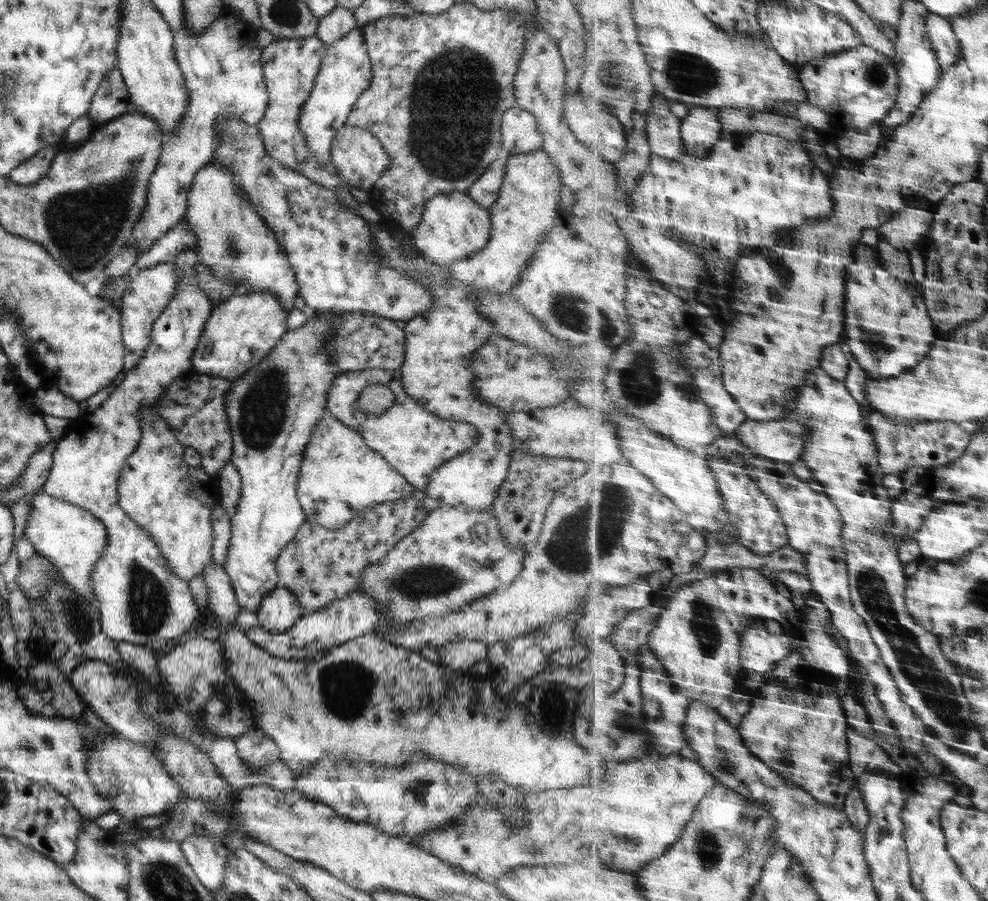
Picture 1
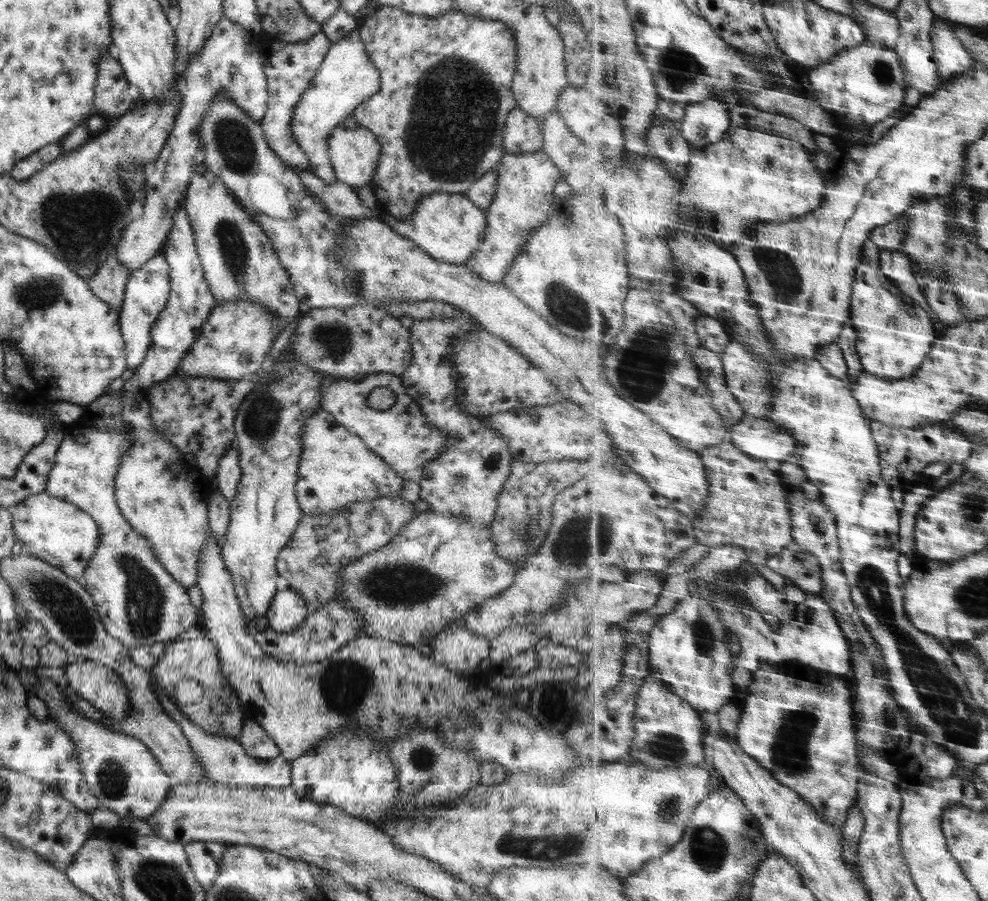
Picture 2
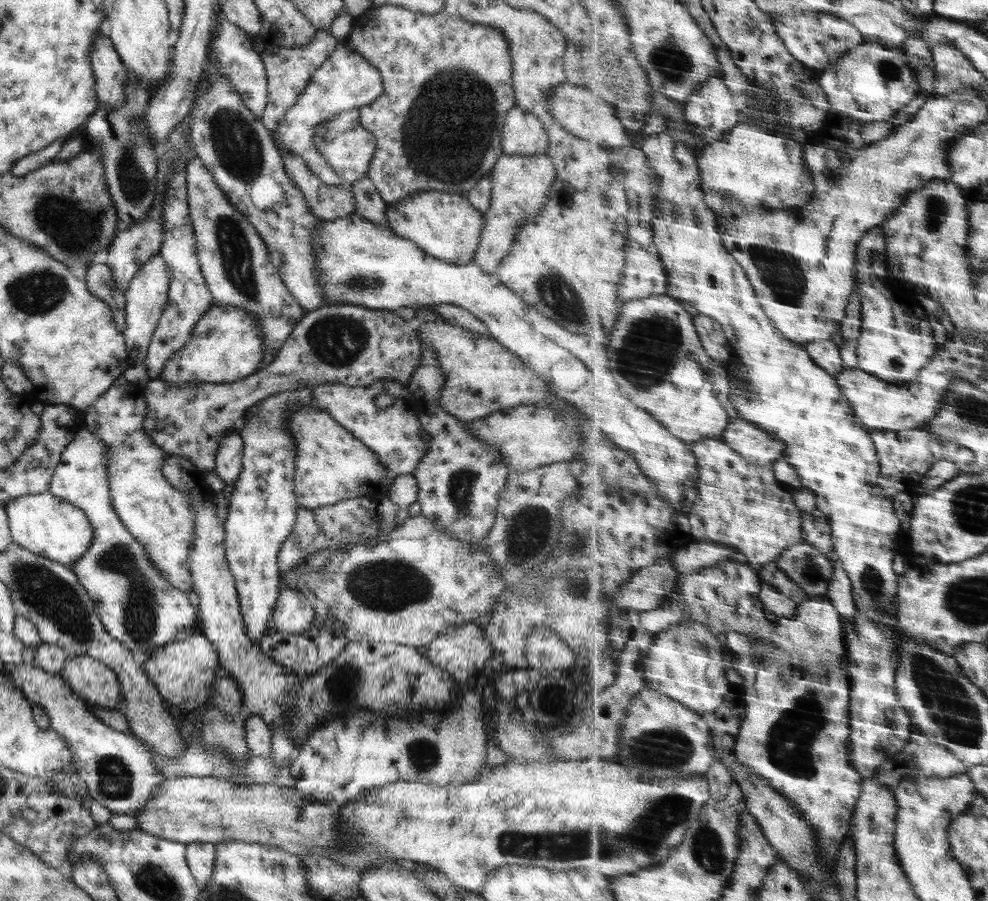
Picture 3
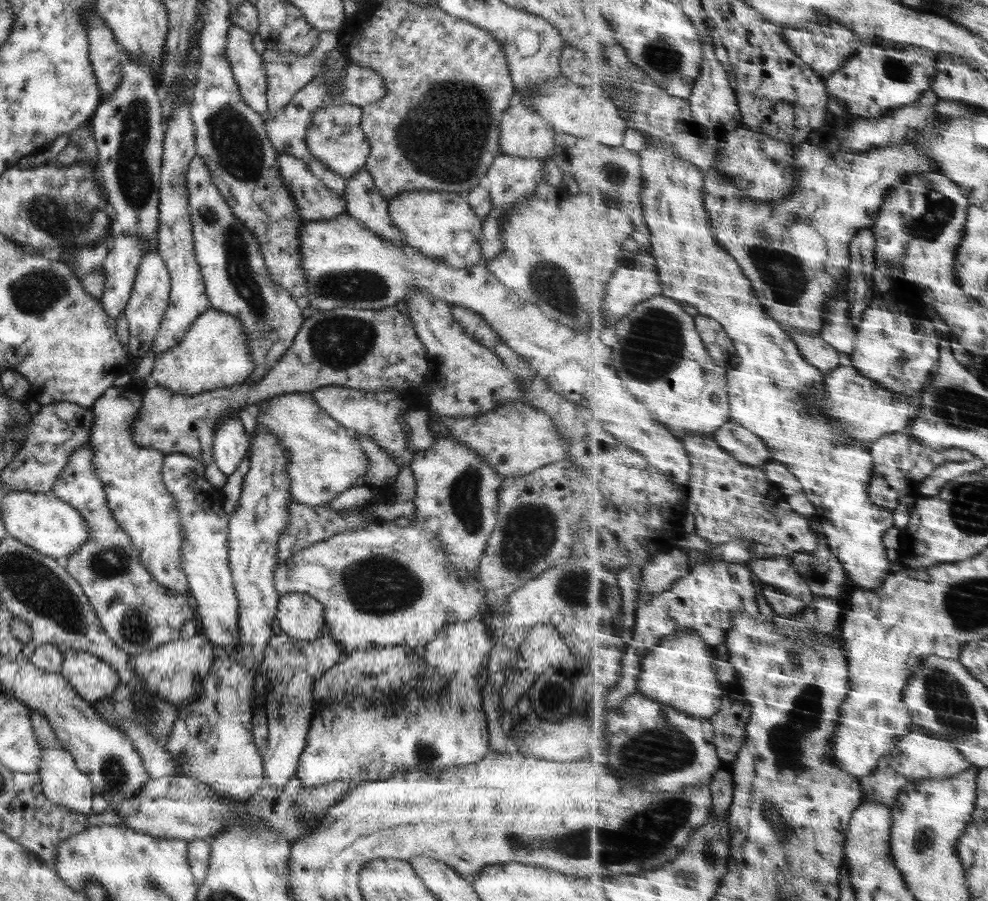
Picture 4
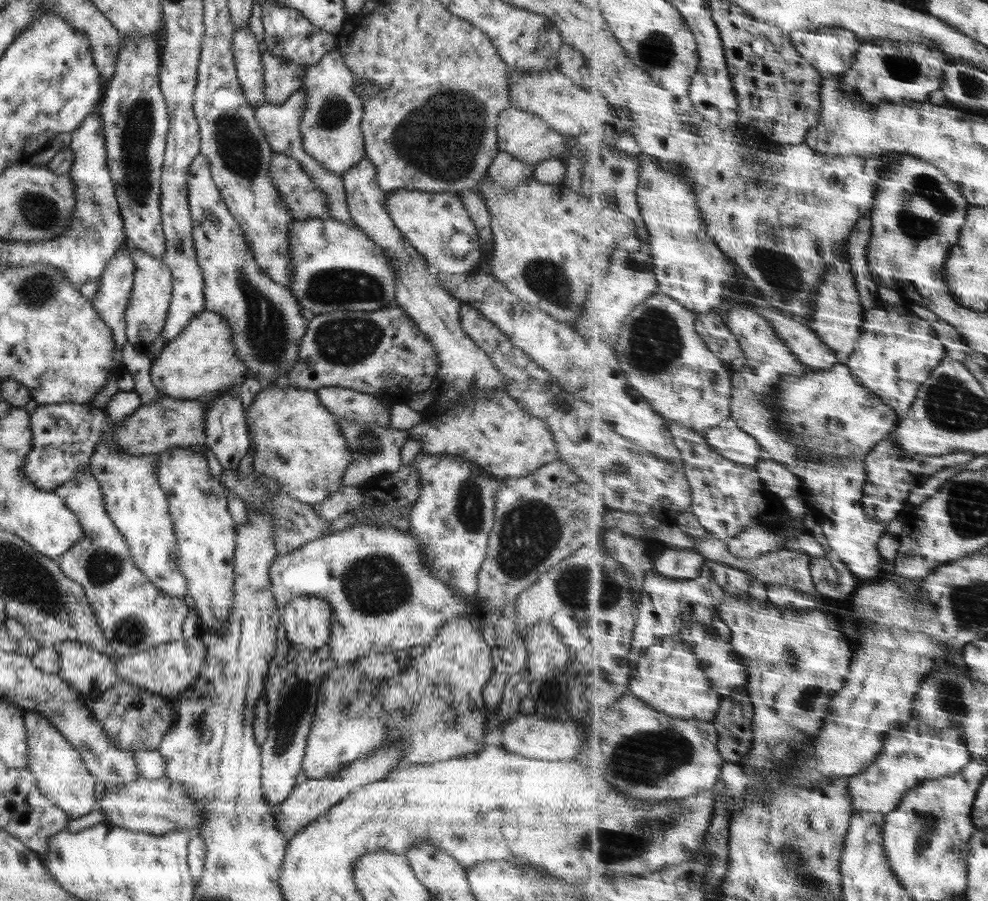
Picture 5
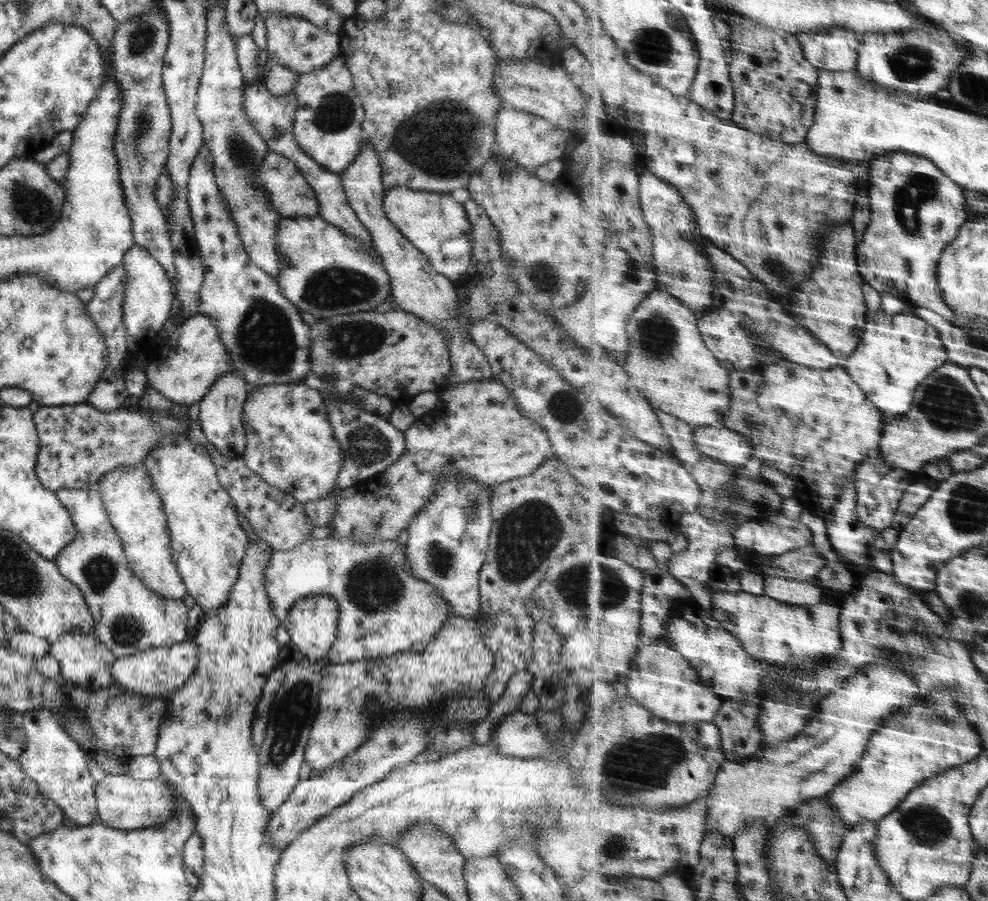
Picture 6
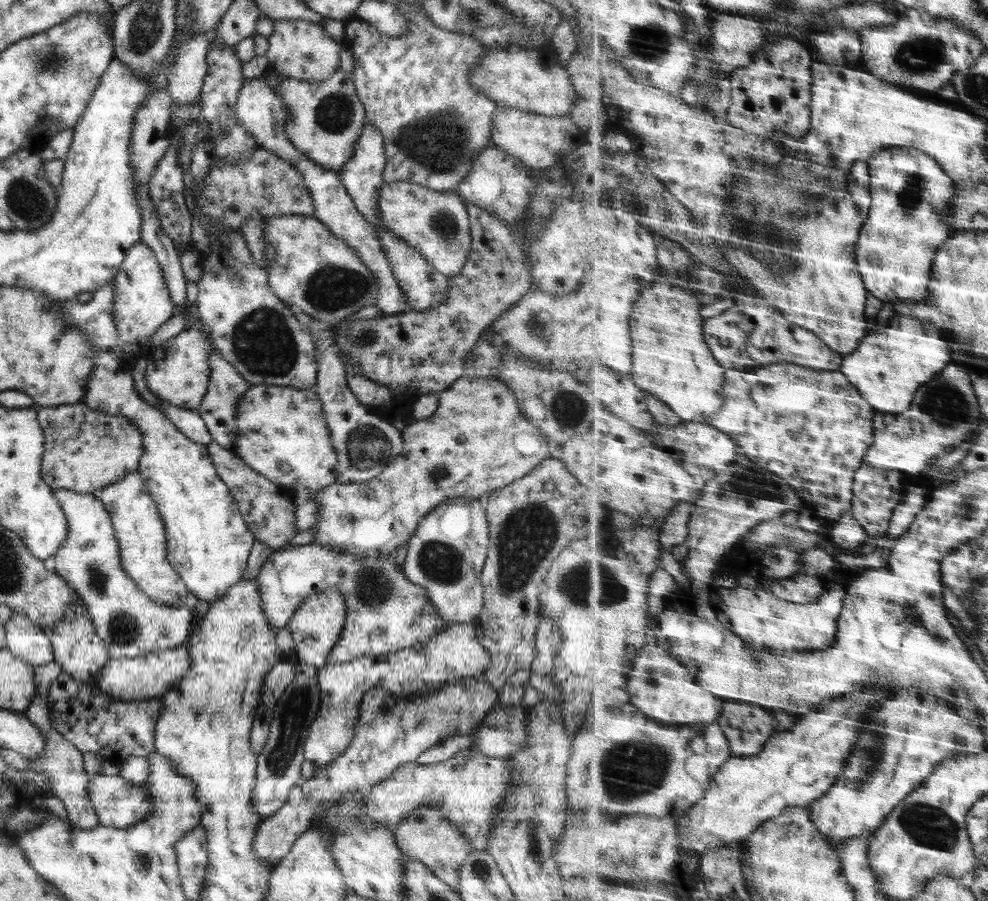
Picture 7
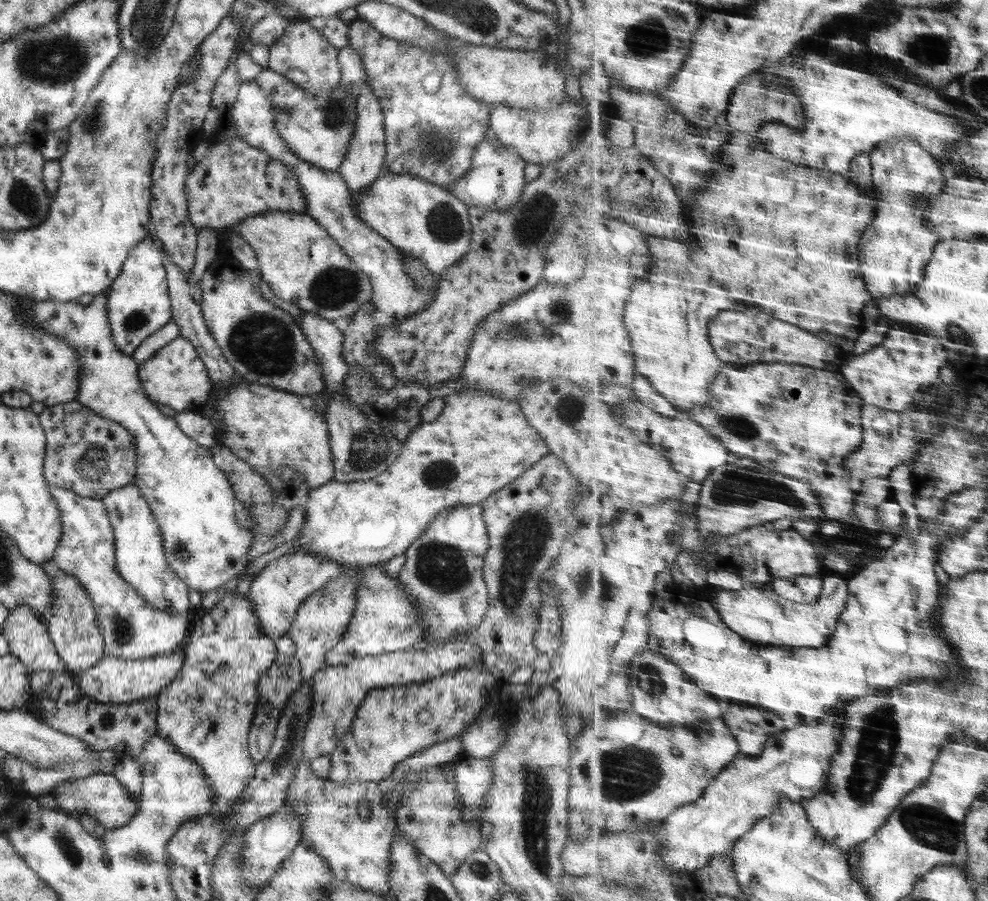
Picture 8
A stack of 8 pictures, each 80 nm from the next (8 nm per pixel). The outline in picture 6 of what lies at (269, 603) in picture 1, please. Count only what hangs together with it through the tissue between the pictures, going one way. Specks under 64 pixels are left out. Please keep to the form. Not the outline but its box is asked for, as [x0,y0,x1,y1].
[283,595,338,663]

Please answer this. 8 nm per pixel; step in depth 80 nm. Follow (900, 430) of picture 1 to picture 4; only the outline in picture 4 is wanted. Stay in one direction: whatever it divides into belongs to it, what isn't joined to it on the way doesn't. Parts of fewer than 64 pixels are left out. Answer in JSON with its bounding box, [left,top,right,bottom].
[870,432,972,512]

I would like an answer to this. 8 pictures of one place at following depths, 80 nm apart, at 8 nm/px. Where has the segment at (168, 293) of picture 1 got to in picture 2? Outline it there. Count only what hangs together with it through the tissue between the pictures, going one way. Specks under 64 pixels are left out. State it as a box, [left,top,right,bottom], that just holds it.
[118,253,169,370]

